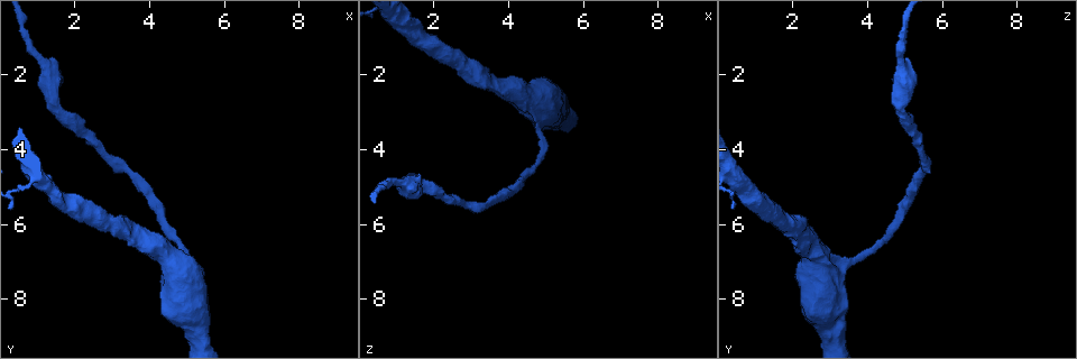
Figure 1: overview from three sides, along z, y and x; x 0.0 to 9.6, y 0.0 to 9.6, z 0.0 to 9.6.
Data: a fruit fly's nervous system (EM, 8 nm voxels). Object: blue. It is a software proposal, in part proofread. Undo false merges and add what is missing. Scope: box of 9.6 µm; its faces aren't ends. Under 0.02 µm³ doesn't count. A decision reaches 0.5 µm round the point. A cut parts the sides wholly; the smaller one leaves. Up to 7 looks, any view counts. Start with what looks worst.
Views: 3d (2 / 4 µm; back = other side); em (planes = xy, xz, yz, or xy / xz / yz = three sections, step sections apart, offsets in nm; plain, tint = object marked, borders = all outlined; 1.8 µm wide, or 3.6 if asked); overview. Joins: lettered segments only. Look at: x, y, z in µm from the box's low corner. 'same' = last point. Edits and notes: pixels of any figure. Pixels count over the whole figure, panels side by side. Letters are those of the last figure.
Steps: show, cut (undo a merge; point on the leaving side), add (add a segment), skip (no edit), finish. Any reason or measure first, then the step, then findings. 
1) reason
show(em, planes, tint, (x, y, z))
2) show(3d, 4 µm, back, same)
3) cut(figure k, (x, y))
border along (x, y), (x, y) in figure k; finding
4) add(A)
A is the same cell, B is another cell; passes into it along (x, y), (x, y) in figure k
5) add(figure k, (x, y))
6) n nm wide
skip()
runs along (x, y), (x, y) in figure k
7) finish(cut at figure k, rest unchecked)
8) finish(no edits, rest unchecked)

sudden change in width
show(3d, 4 µm, (5.20, 8.65, 3.00))

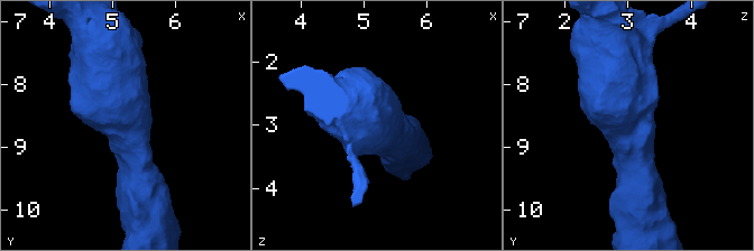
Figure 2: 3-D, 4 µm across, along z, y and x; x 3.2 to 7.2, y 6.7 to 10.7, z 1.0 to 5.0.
need the tissue
show(em, 3.6 µm, xz, step 4, borders, (5.20, 8.60, 2.95))

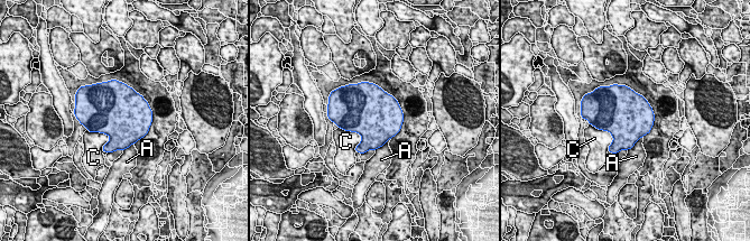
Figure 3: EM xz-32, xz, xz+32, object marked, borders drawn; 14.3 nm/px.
skip()
A and C are other cells; border along (86, 129), (109, 137), (104, 151) in figure 3; continuous, no second cell

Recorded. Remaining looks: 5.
calibre changes
show(em, xy, step 8, borders, (4.30, 6.75, 2.55))

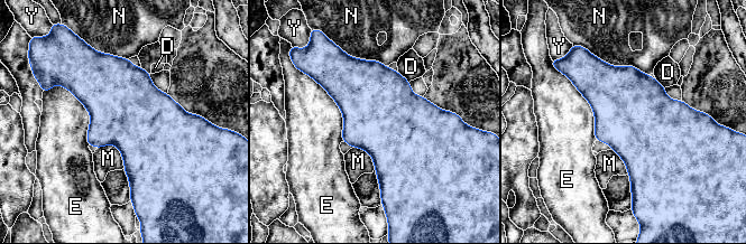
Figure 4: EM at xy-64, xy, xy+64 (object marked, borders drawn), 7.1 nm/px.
E touches over 500 nm
skip()
D, E, M, N and Y are other cells; border along (97, 148), (113, 144), (123, 168) in figure 4; continuous, no second cell

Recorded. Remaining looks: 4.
sudden change in width
show(em, xz, step 8, borders, (1.05, 1.55, 4.85))

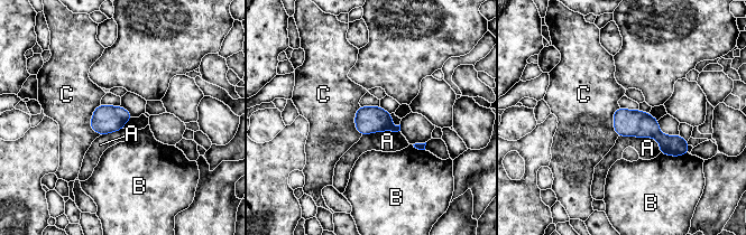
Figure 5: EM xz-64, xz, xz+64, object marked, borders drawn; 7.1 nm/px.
190 nm wide
skip()
A, B and C are other cells; all the same cell

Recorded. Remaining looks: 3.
finish(no edits, rest unchecked)

